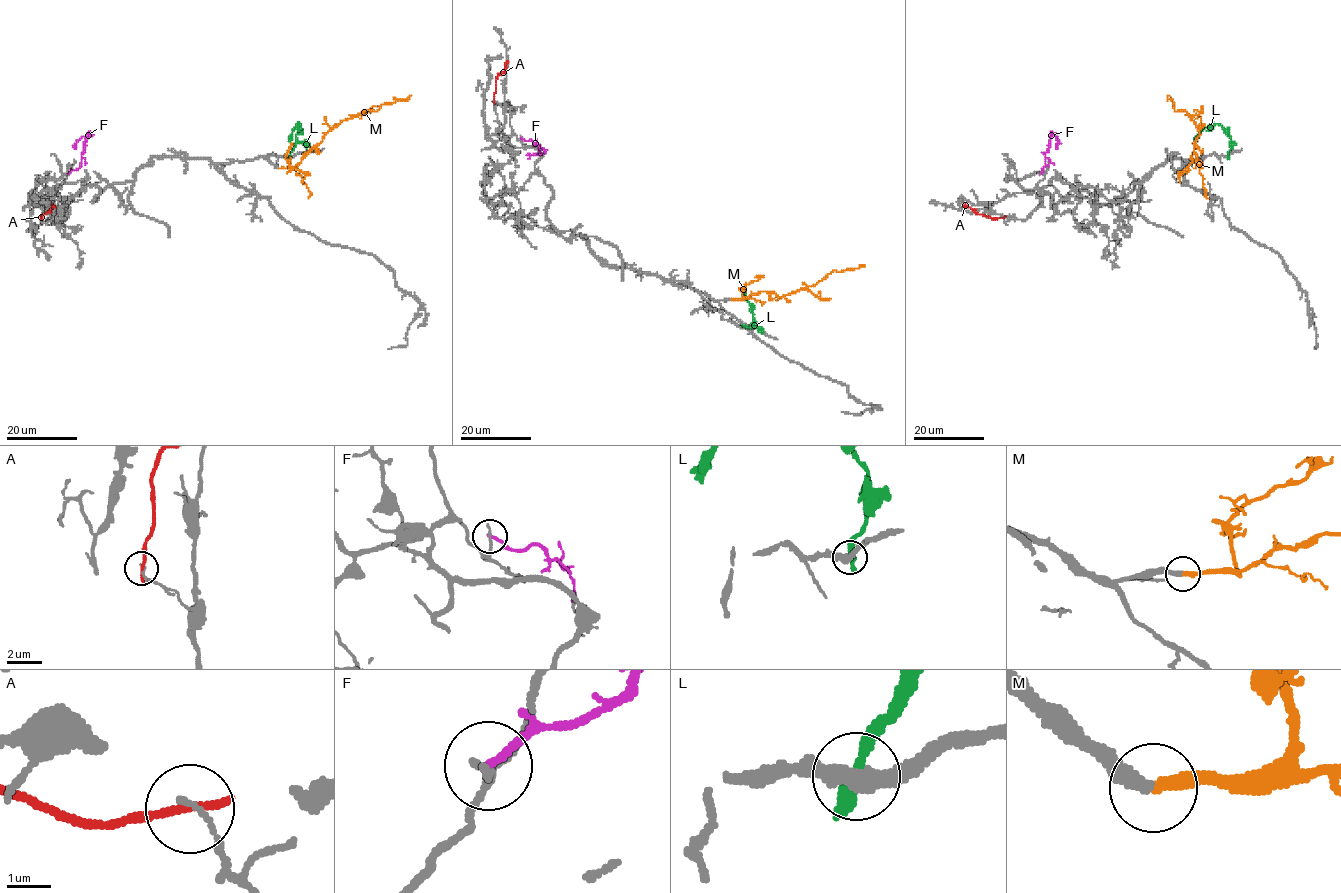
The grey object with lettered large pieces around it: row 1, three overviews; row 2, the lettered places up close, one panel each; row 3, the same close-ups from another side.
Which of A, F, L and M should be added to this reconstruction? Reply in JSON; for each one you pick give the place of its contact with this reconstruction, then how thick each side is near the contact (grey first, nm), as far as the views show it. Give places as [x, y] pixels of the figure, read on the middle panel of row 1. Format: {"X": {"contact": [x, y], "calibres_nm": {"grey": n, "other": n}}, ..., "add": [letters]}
{"M": {"contact": [732, 299], "calibres_nm": {"grey": 320, "other": 280}}, "add": ["M"]}

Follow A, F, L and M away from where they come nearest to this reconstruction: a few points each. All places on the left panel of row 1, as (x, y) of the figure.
A: (40, 217), (53, 205)
F: (68, 173), (81, 164), (83, 143), (89, 132), (77, 141), (74, 148)
L: (289, 156), (300, 128), (299, 124), (290, 141)
M: (278, 168), (299, 163), (326, 133), (345, 120), (366, 110), (377, 111), (384, 104), (405, 100), (410, 95)

